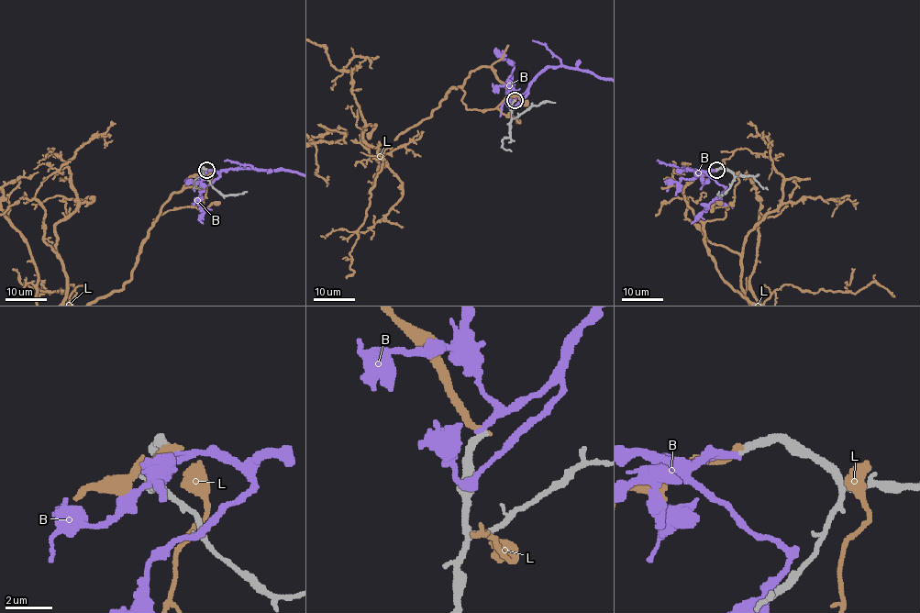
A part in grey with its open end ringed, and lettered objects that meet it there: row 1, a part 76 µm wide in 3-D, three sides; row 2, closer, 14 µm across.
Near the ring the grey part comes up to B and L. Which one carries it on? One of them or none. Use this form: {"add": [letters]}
{"add": []}

